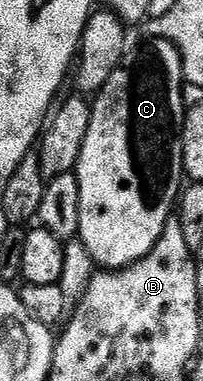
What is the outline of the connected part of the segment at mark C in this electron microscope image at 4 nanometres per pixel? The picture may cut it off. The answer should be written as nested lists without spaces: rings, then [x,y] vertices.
[[[148,38],[145,41],[136,49],[125,51],[122,63],[95,93],[86,142],[82,142],[82,154],[76,163],[75,174],[80,191],[78,238],[86,246],[93,265],[104,270],[126,268],[154,250],[164,227],[173,219],[186,180],[180,141],[180,128],[184,125],[186,111],[182,58],[169,40]]]

